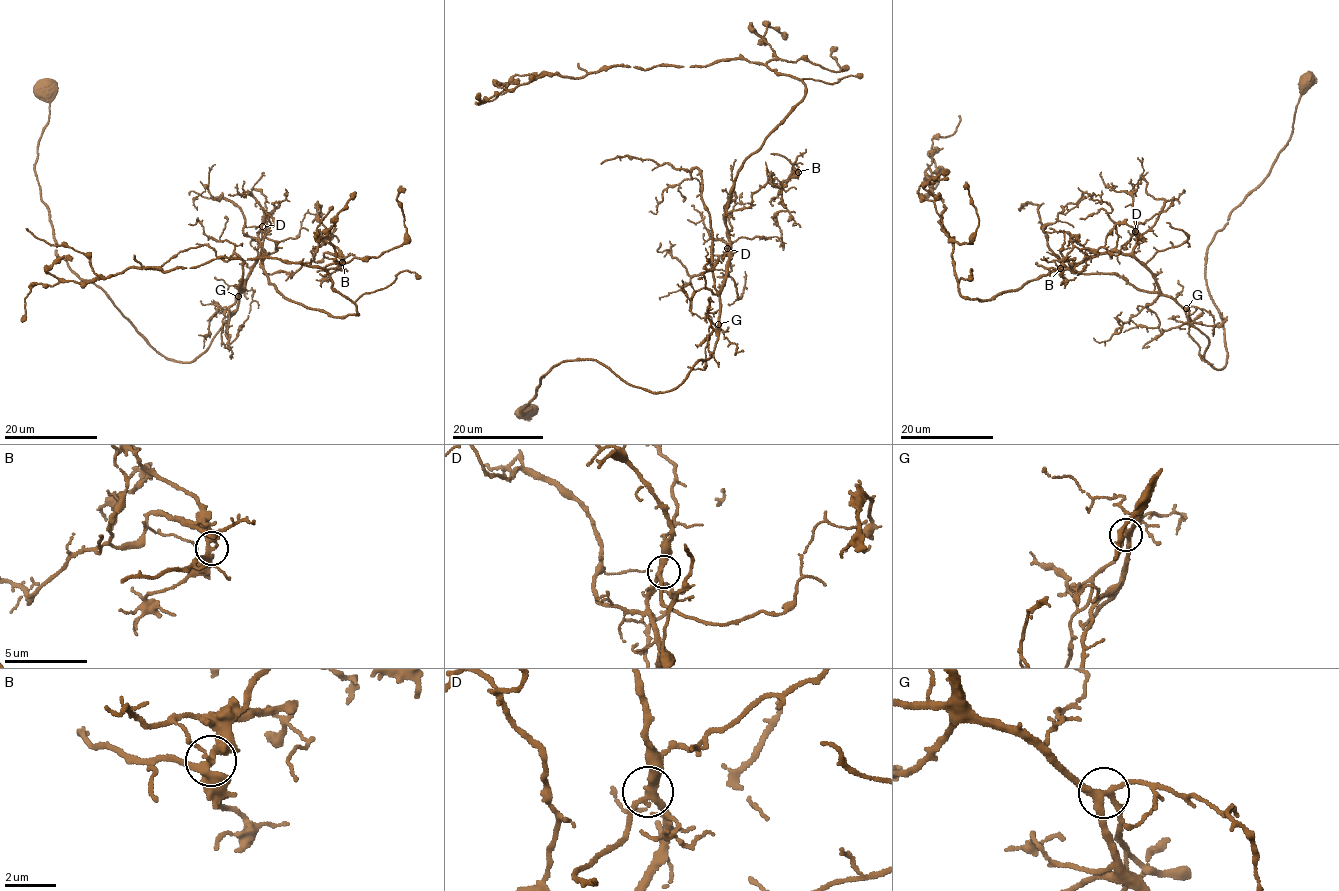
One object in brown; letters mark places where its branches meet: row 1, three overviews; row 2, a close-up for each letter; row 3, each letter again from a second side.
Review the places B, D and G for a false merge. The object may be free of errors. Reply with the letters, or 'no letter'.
B

